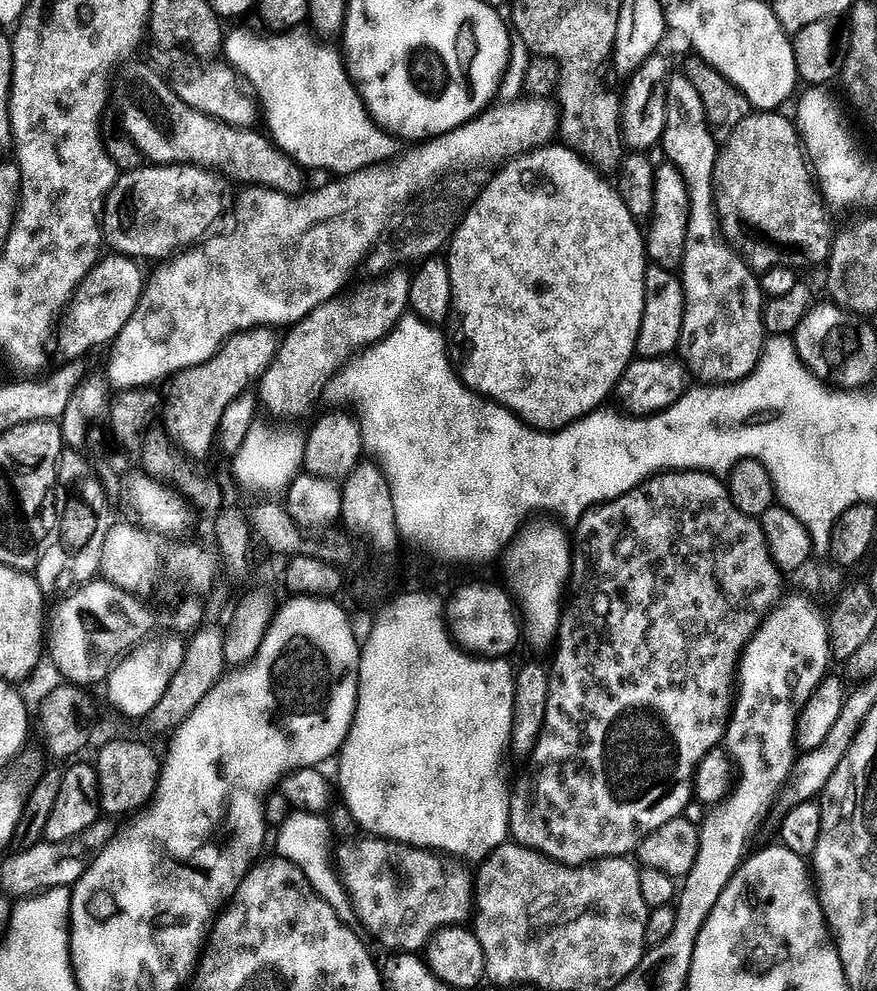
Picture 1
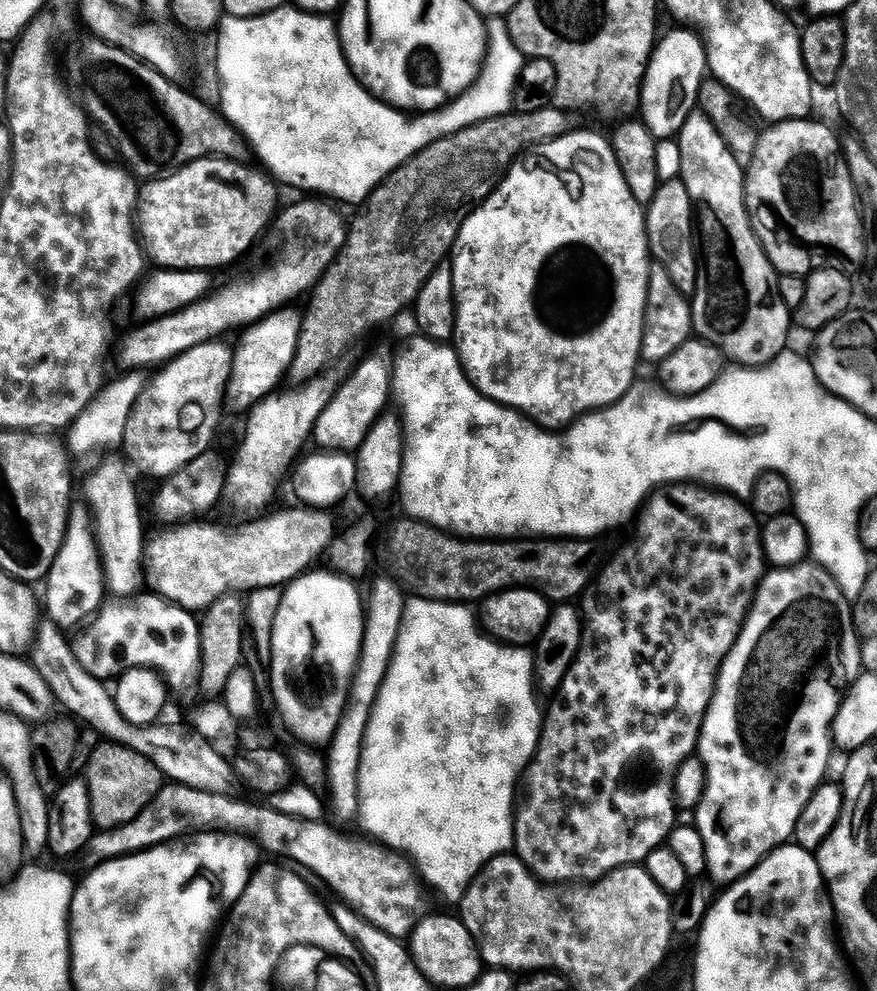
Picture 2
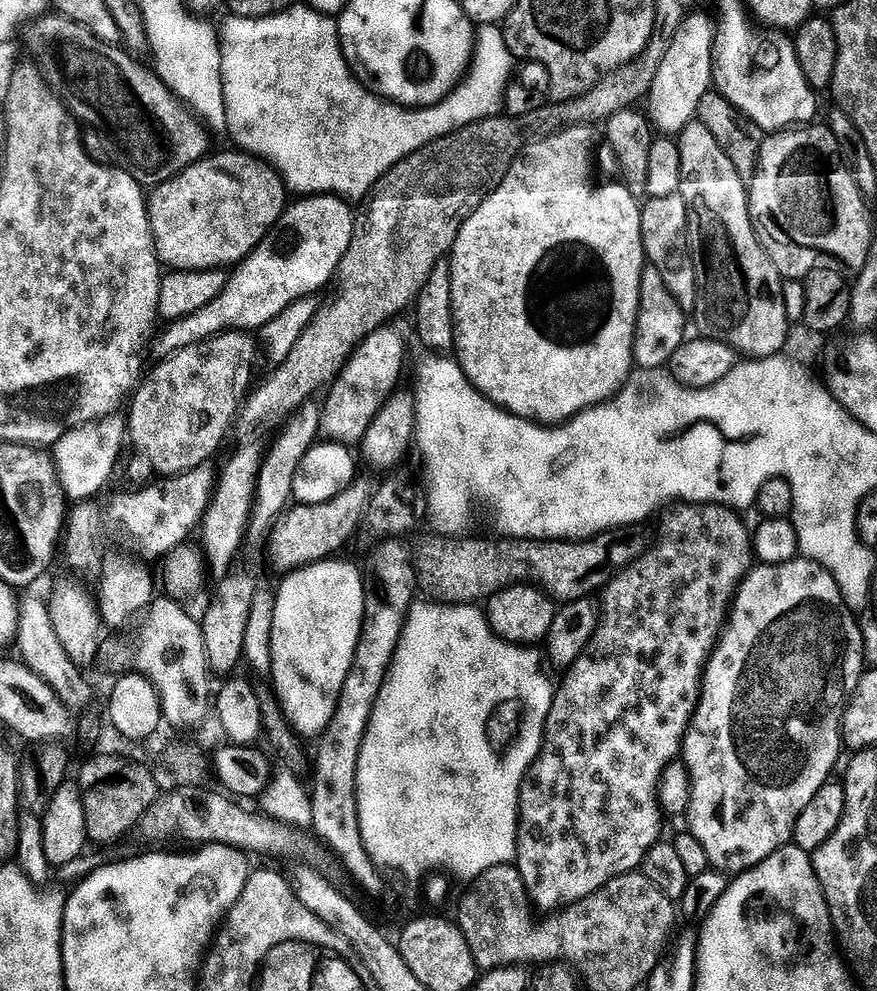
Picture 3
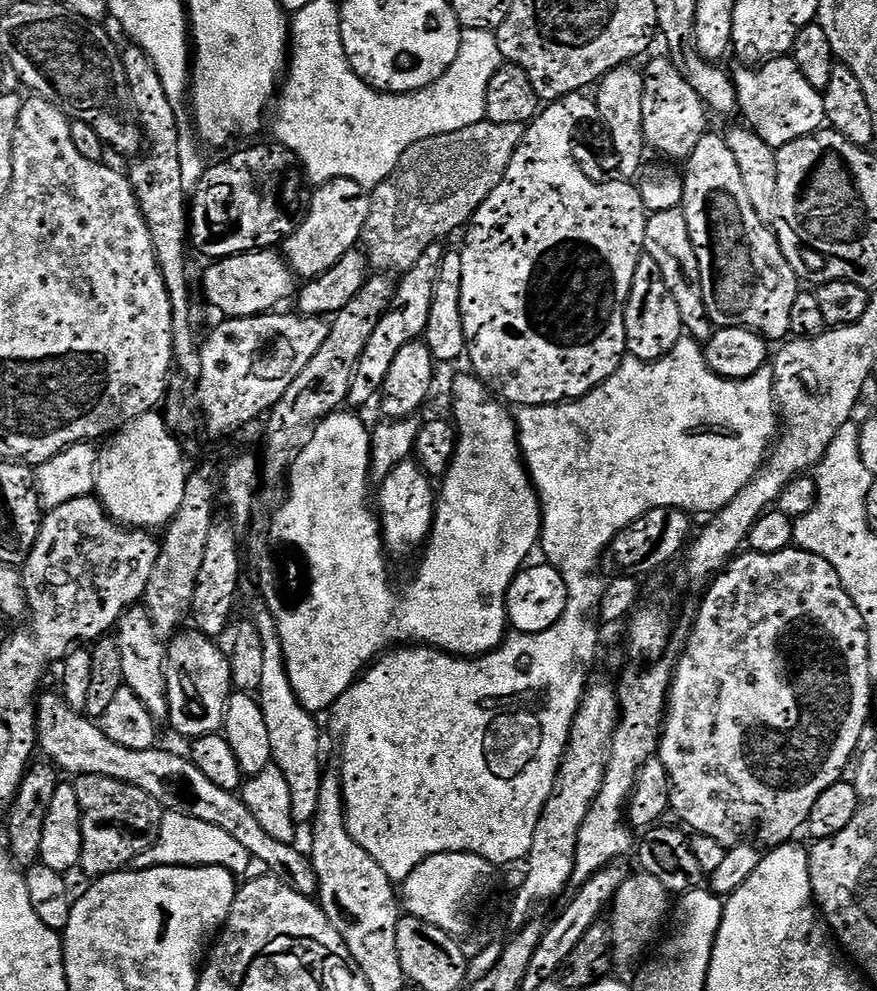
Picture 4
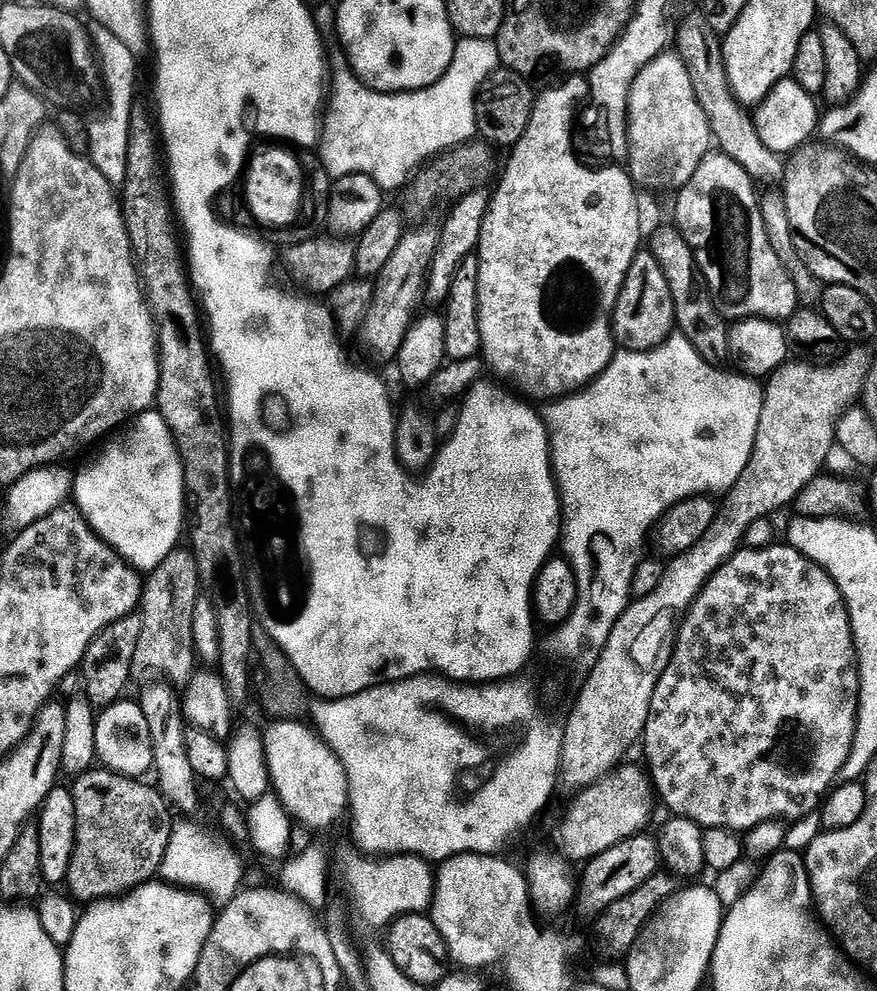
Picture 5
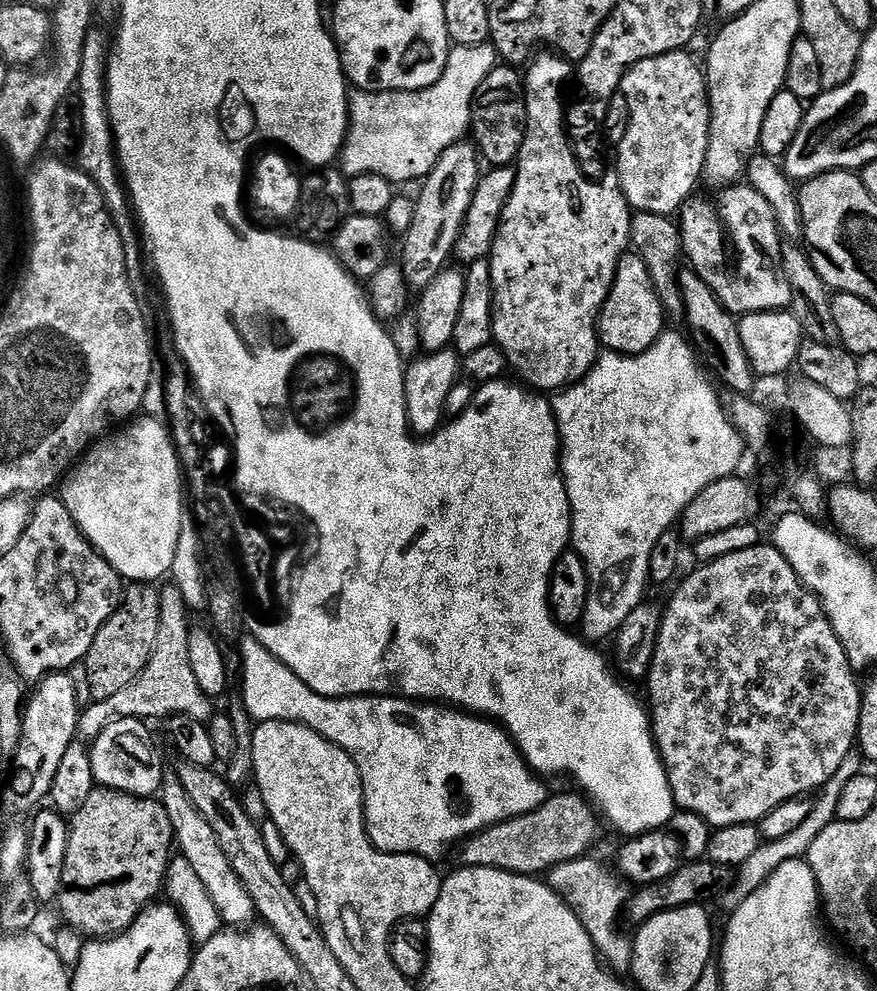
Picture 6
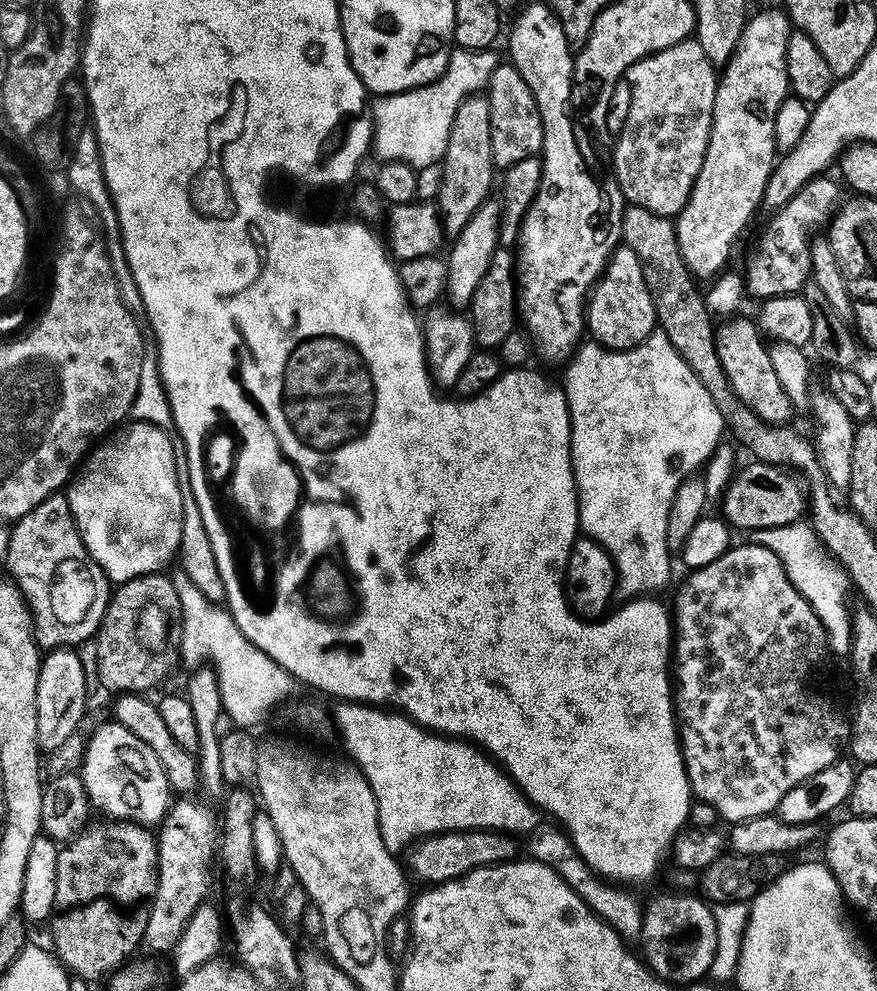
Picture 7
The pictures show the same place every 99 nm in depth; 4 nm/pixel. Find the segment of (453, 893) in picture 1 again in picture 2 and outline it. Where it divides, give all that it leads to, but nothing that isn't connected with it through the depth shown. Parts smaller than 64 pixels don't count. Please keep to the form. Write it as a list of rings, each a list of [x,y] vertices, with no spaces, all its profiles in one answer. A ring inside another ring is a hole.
[[[308,822],[308,830],[300,836],[300,840],[294,846],[295,863],[301,869],[309,868],[314,875],[321,876],[361,916],[359,919],[363,923],[376,928],[378,931],[384,931],[398,941],[411,937],[412,931],[415,930],[422,913],[425,911],[425,909],[423,910],[425,889],[418,883],[417,877],[414,875],[413,865],[408,857],[368,838],[355,840],[352,836],[343,836],[342,833],[335,832],[326,823]]]

